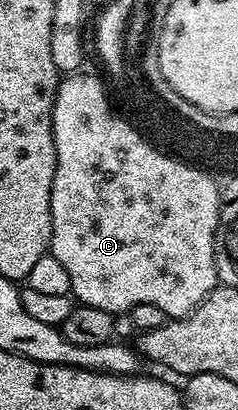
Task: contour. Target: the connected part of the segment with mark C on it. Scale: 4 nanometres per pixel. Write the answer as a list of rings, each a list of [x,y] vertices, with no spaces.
[[[90,75],[80,76],[76,77],[78,78],[77,85],[74,83],[63,94],[56,92],[53,103],[53,137],[57,151],[57,165],[51,186],[53,233],[49,243],[49,252],[55,258],[59,258],[63,270],[67,270],[67,278],[71,278],[71,295],[78,305],[95,307],[114,314],[120,314],[120,312],[127,314],[135,306],[150,304],[159,306],[159,310],[163,310],[166,317],[186,316],[188,312],[195,311],[219,284],[215,266],[215,234],[221,217],[222,189],[217,182],[207,178],[205,171],[189,172],[189,168],[177,168],[177,164],[169,164],[169,160],[162,159],[156,152],[150,151],[145,144],[141,143],[141,140],[138,140],[134,132],[130,131],[129,127],[110,115],[105,104],[105,97],[101,95],[101,88],[95,86],[93,78]]]

